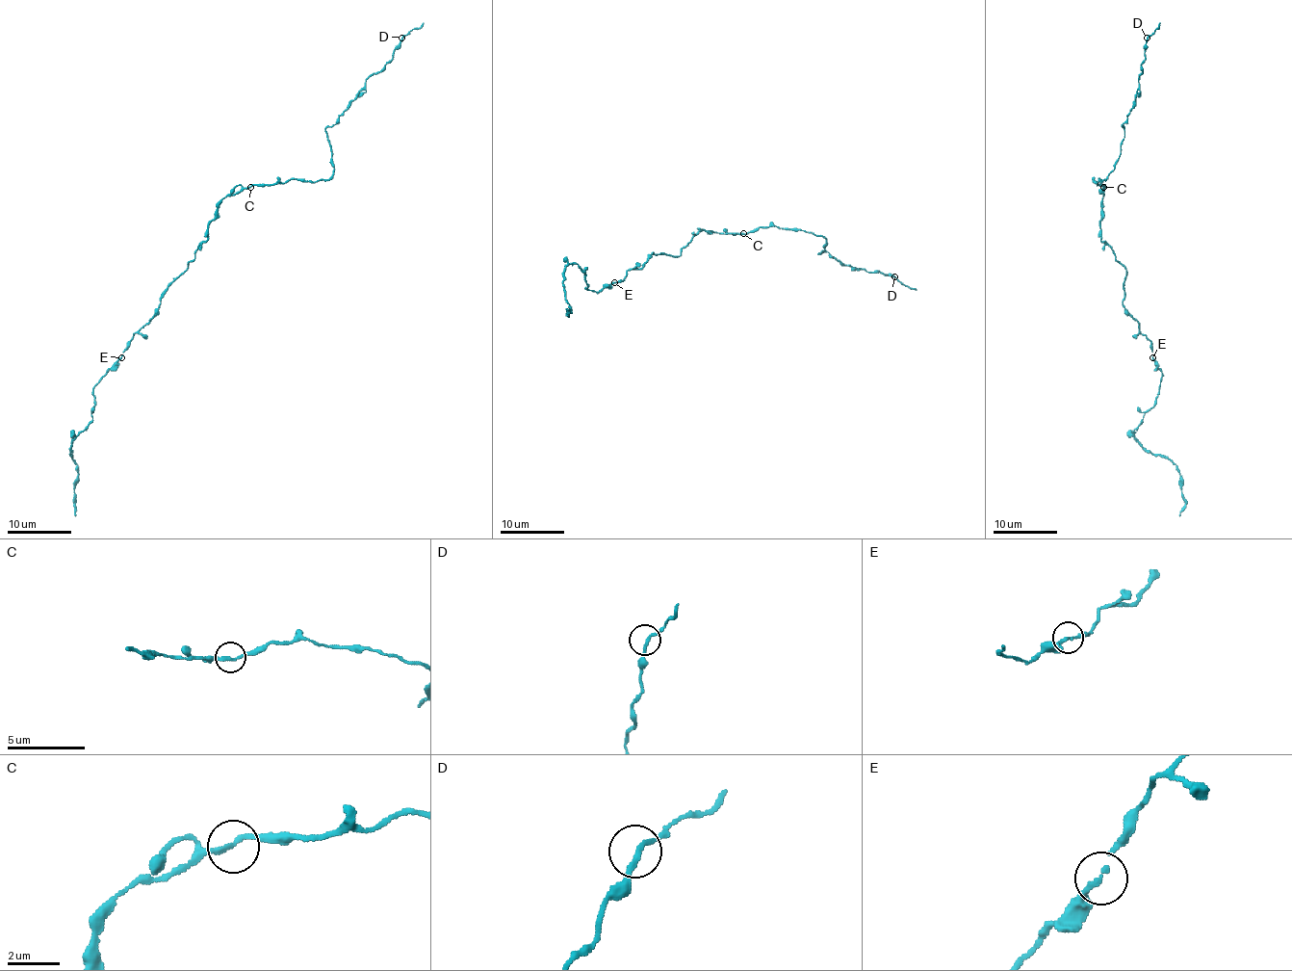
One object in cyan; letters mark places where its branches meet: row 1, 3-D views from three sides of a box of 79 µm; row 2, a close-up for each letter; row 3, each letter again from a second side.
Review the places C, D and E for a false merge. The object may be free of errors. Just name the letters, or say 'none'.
none

